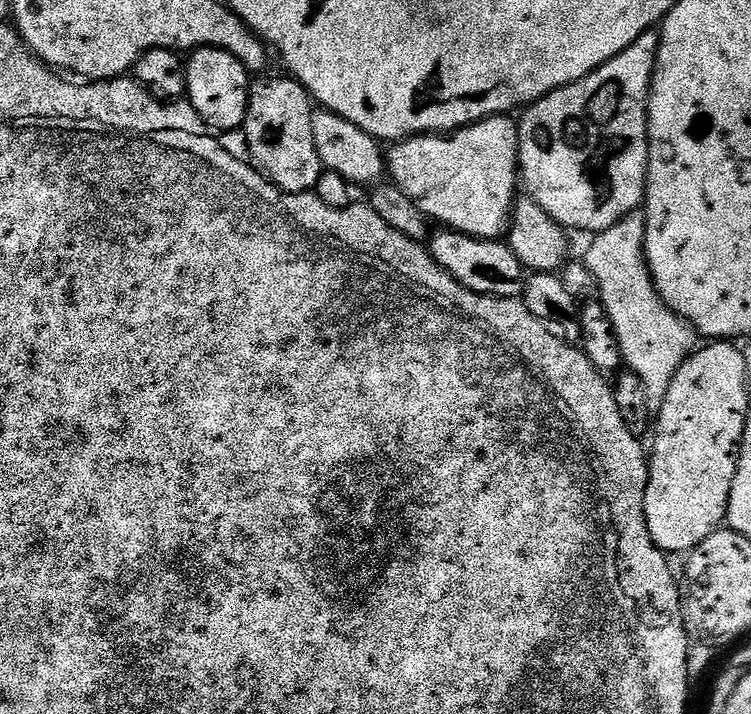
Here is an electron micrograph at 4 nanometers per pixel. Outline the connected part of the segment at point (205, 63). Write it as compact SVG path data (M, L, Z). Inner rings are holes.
M198 48L195 49L191 53L192 57L187 57L186 60L186 86L188 87L188 91L186 93L187 103L190 103L194 106L194 110L196 111L201 118L205 122L207 122L212 129L218 132L235 132L237 130L243 129L244 119L246 118L246 110L248 109L248 94L250 91L250 73L245 70L242 66L242 62L238 62L238 58L234 58L234 54L230 54L226 50L222 50L221 48Z

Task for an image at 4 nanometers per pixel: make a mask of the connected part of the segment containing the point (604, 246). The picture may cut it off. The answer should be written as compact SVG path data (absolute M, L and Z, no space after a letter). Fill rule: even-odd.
M643 211L626 214L614 226L595 233L588 253L582 256L585 269L596 280L598 301L612 323L627 371L642 378L649 413L659 412L674 374L698 347L697 333L662 302L644 257L646 224Z

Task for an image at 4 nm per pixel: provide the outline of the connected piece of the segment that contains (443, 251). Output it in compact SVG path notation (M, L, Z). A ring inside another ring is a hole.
M436 230L430 243L432 257L436 259L442 271L449 272L462 286L474 290L483 296L511 296L521 295L526 283L526 269L518 262L516 251L503 239L475 240L465 232L451 230Z

